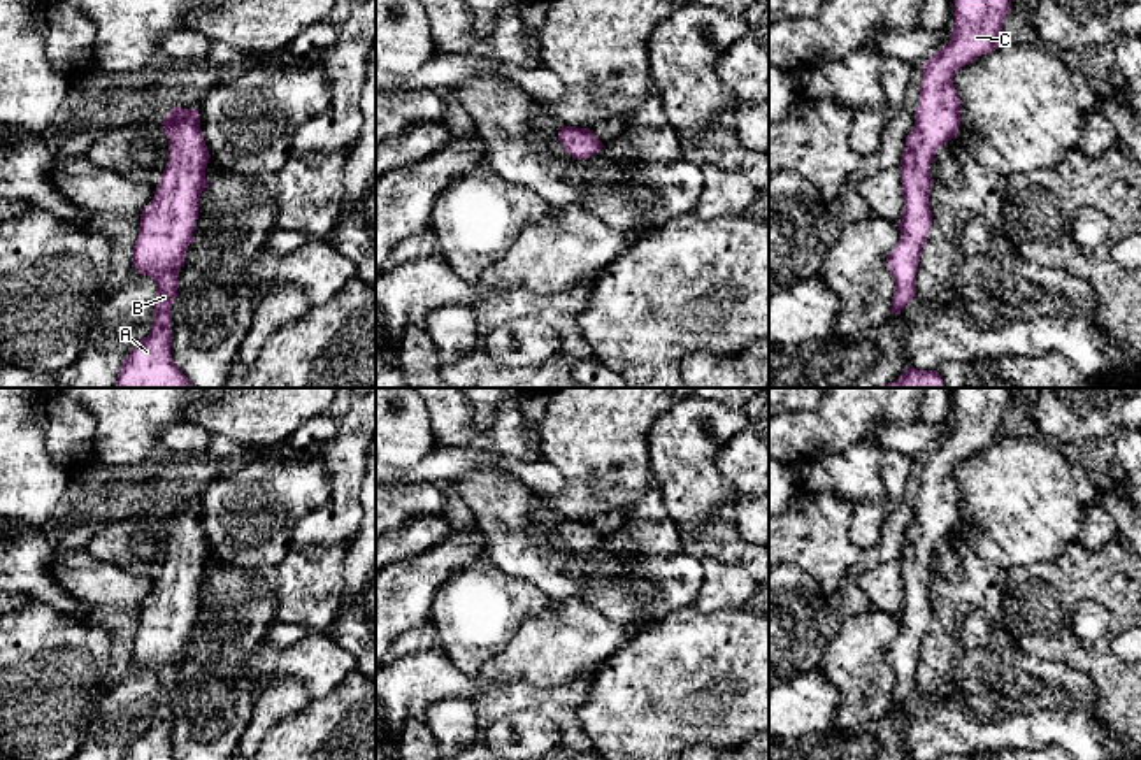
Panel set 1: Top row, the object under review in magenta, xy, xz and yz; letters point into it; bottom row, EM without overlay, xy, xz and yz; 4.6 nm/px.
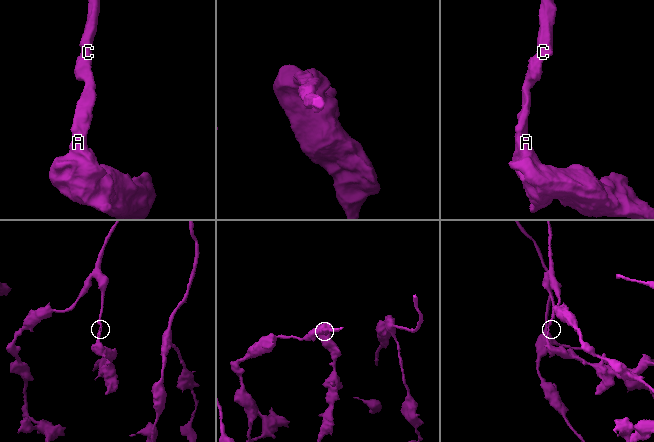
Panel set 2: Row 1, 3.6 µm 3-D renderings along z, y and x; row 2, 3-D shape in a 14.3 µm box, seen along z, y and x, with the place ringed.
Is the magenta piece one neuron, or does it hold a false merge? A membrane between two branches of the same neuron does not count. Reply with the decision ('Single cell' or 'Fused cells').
Single cell

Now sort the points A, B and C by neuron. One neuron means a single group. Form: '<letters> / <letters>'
A B C

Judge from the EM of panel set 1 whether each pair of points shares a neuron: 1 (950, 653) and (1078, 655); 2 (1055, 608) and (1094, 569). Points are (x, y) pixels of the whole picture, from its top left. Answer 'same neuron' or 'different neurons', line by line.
1: different neurons
2: same neuron

